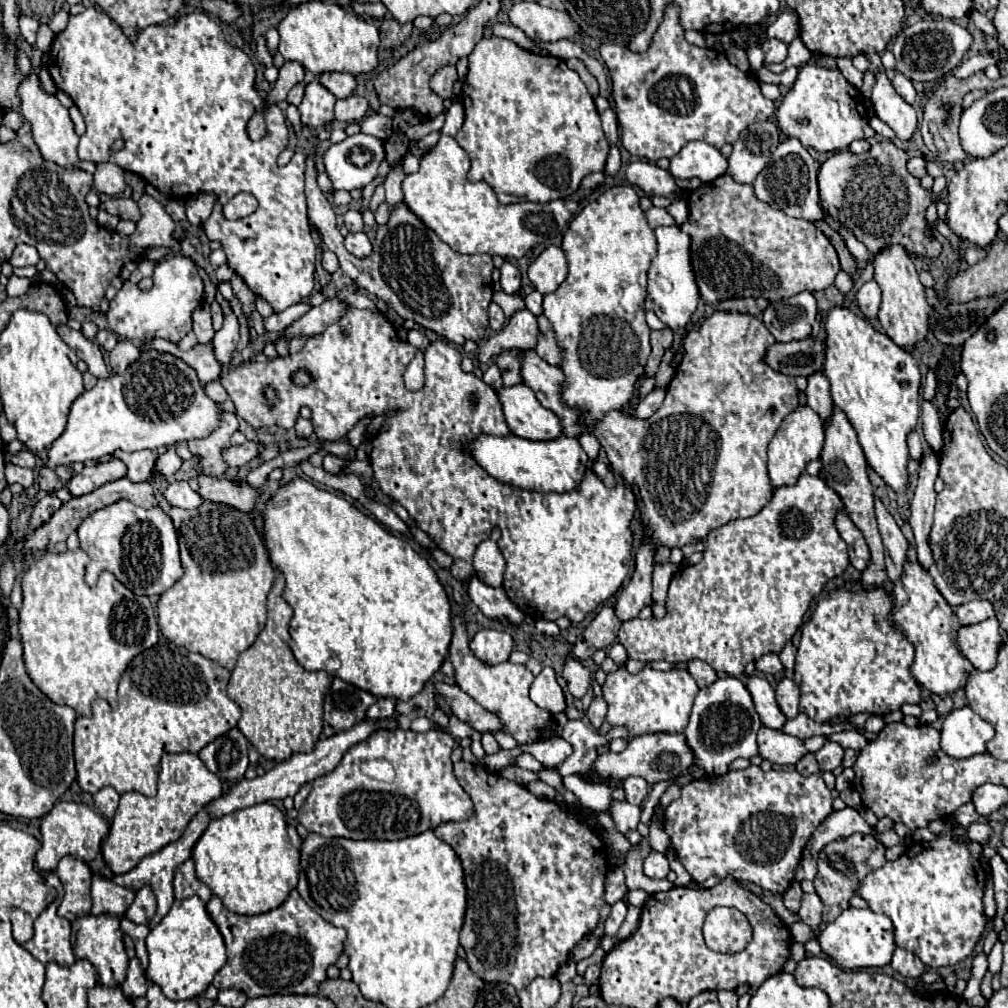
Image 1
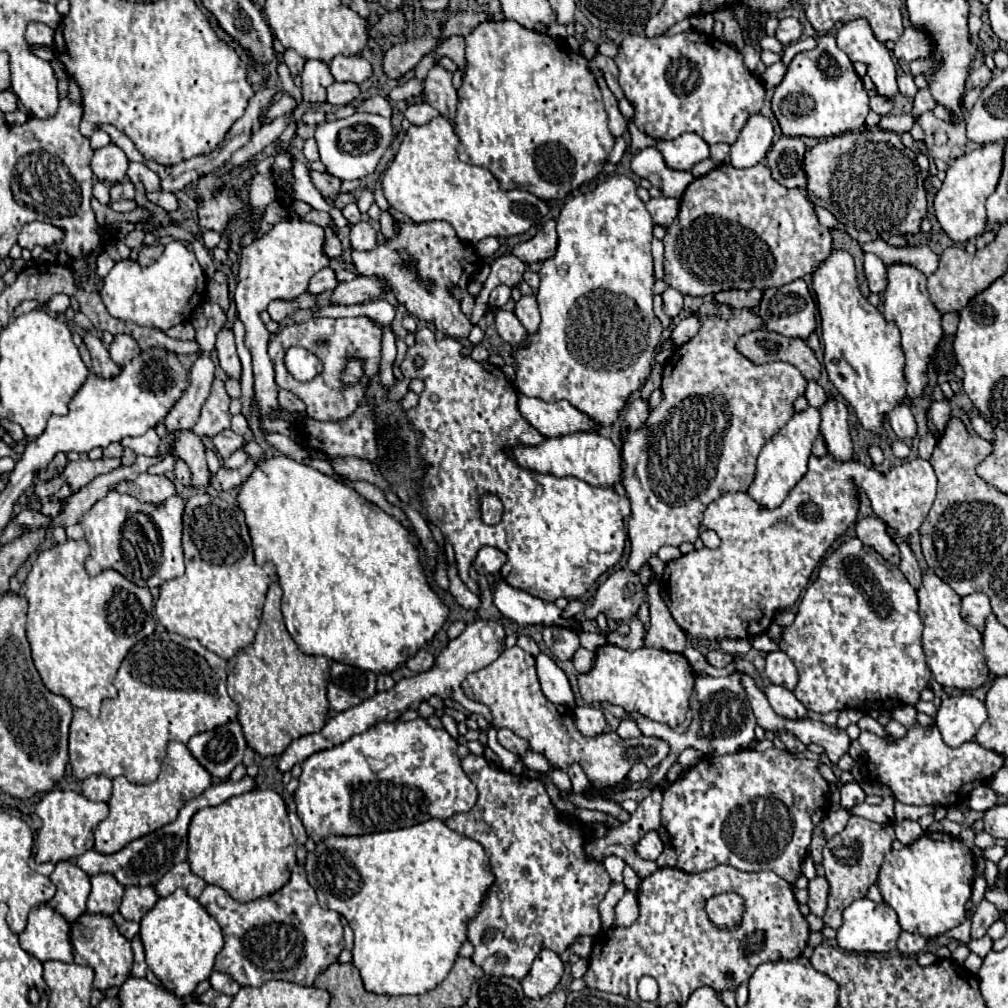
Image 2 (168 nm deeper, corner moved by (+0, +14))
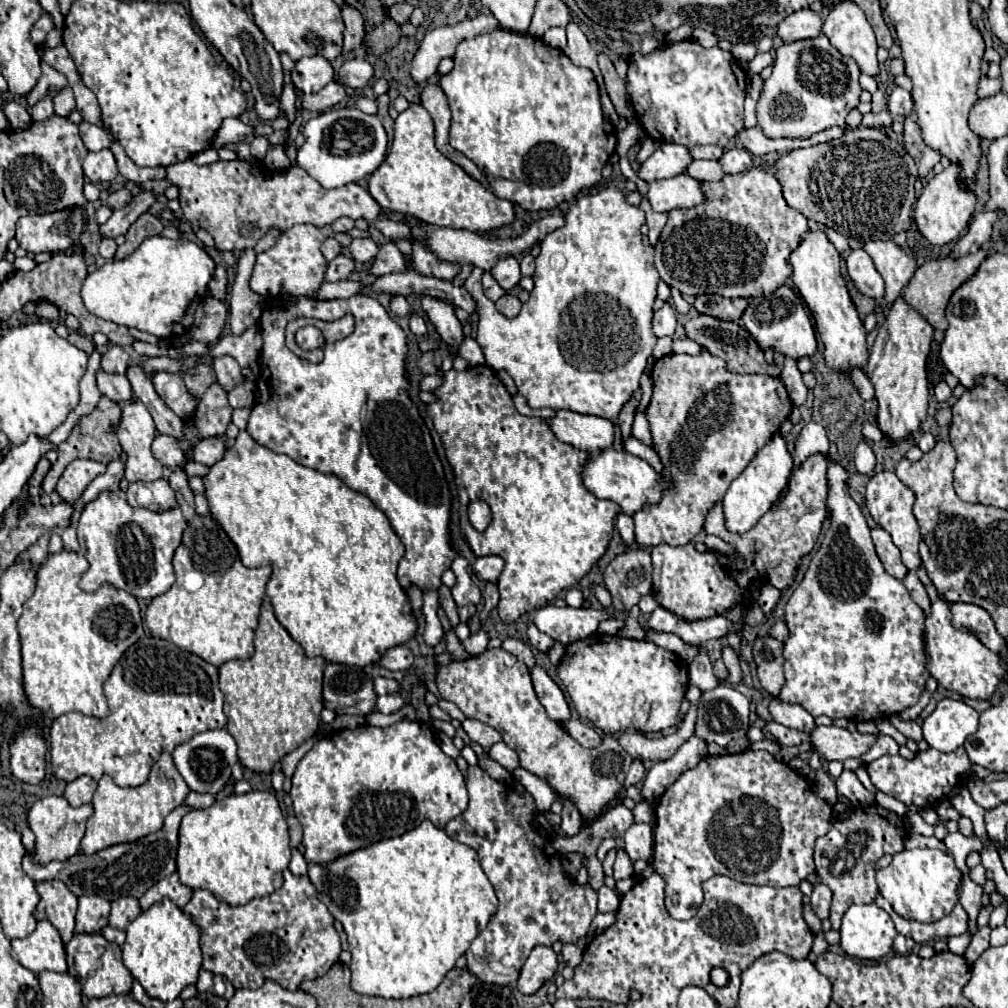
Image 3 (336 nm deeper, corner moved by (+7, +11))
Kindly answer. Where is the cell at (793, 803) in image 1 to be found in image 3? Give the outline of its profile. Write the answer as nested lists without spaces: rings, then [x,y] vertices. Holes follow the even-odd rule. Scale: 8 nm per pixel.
[[[768,751],[704,757],[664,791],[656,807],[652,867],[666,881],[666,911],[674,919],[692,919],[702,901],[700,885],[712,875],[730,875],[734,881],[752,885],[800,885],[800,881],[814,873],[814,841],[826,835],[832,823],[834,807],[818,795],[816,785],[774,759]]]

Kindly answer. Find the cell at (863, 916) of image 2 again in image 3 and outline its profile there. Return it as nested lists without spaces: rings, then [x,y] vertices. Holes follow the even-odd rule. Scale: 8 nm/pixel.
[[[876,903],[852,905],[842,919],[840,927],[844,953],[856,959],[882,959],[892,953],[892,941],[896,937],[890,915]]]

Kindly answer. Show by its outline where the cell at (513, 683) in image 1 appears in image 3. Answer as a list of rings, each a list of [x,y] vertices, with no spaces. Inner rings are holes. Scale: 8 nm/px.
[[[486,649],[472,659],[438,665],[436,685],[440,697],[456,703],[468,719],[484,721],[500,731],[502,741],[518,753],[520,765],[544,779],[558,797],[574,799],[584,819],[592,821],[602,815],[604,807],[624,787],[624,777],[634,759],[612,735],[606,735],[600,747],[586,749],[572,739],[560,723],[550,721],[534,693],[530,671],[512,653],[504,649]]]

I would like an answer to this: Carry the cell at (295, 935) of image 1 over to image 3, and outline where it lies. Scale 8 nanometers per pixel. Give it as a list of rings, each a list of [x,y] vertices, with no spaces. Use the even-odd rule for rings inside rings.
[[[284,871],[284,885],[266,897],[256,897],[246,905],[230,907],[218,901],[210,891],[194,891],[192,899],[182,909],[200,929],[200,947],[204,955],[202,967],[206,971],[224,975],[236,989],[256,989],[262,981],[272,979],[288,991],[296,991],[302,981],[322,977],[340,957],[340,935],[334,929],[334,917],[326,905],[318,899],[318,891],[310,883],[308,875],[292,875]]]

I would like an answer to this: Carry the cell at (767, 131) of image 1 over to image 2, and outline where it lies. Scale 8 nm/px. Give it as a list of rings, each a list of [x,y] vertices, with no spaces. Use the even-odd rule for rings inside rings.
[[[753,114],[745,122],[739,138],[731,146],[731,164],[735,168],[751,168],[759,164],[771,148],[773,124],[763,114]]]

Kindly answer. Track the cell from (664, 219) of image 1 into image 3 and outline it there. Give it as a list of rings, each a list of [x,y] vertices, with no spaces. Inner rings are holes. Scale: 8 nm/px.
[[[642,199],[640,209],[646,213],[646,225],[648,225],[648,239],[650,239],[650,245],[656,245],[656,241],[658,241],[658,237],[660,237],[660,231],[662,231],[662,227],[666,225],[668,215],[652,211],[648,199]]]

